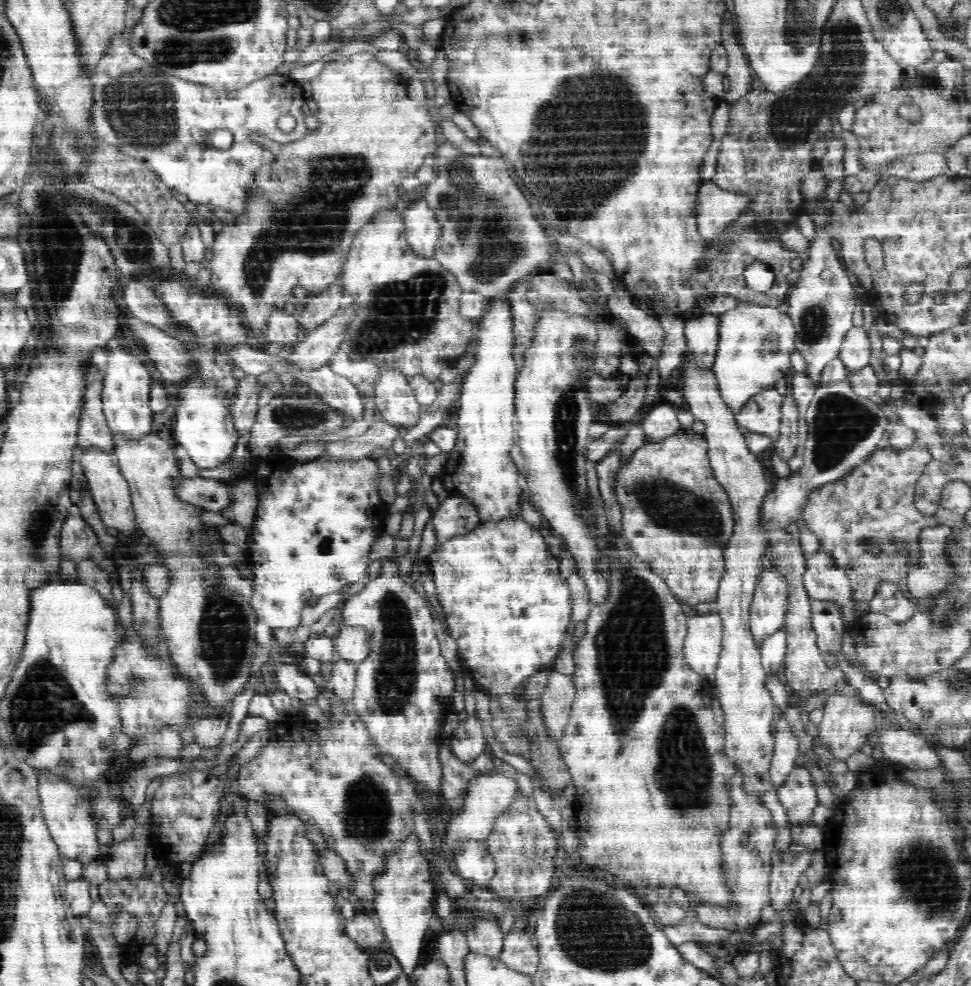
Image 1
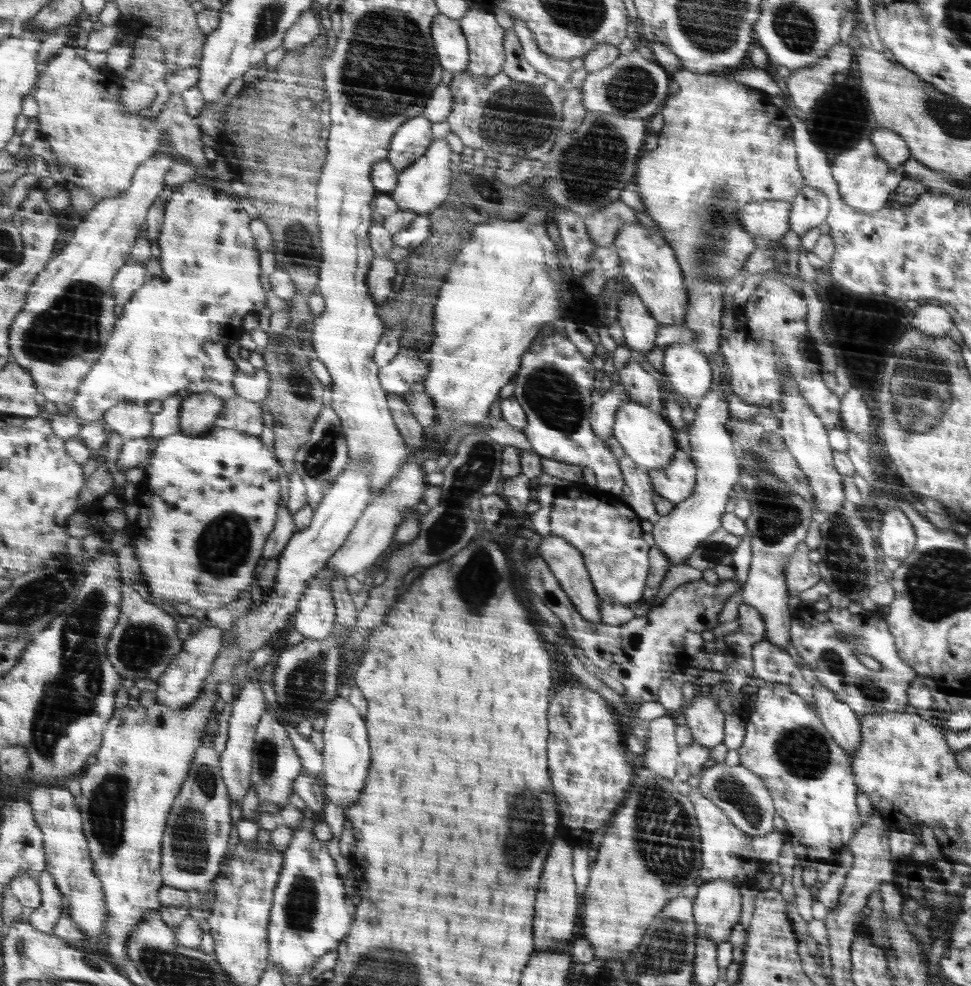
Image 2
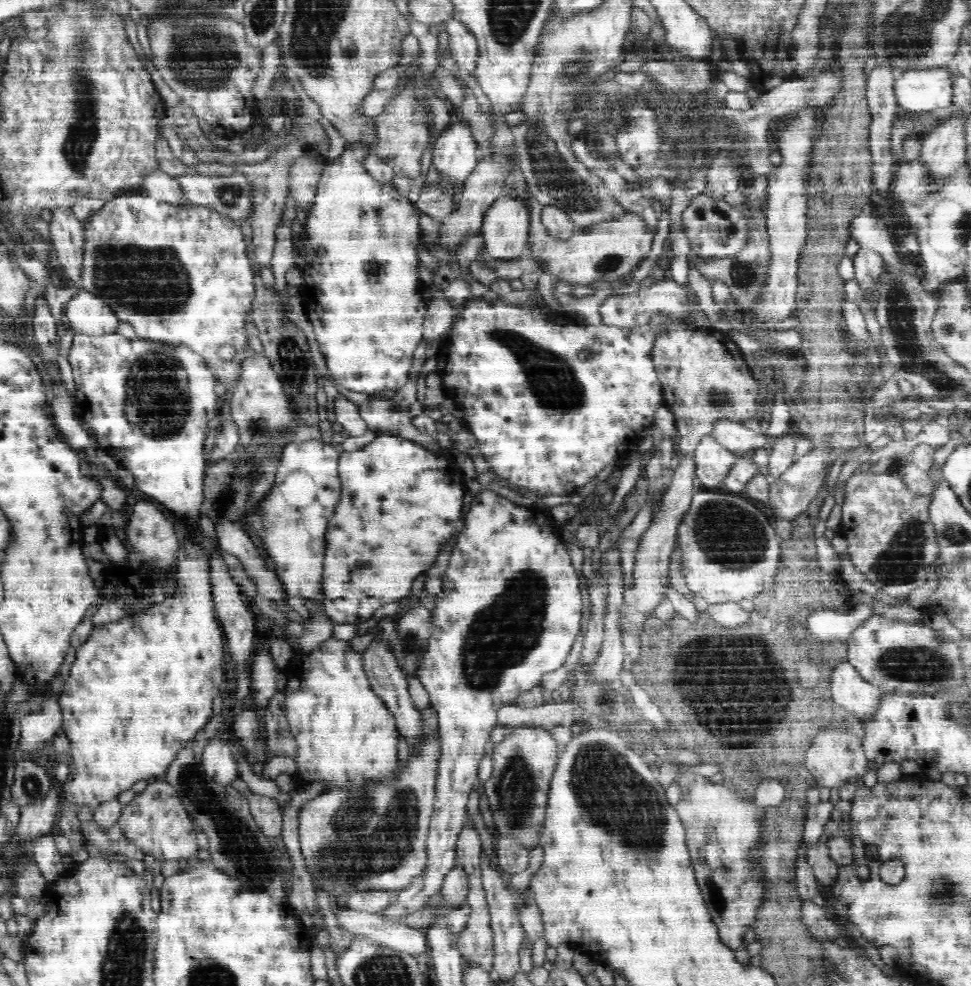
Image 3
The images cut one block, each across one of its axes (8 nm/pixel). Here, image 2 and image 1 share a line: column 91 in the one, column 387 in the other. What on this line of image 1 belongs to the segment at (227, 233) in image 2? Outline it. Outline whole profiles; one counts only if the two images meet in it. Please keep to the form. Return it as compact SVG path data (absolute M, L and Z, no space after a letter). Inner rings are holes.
M391 370L382 374L380 380L378 380L376 393L375 408L381 420L396 427L402 427L403 433L410 432L414 426L418 426L423 407L416 400L414 389L409 385L405 376Z

